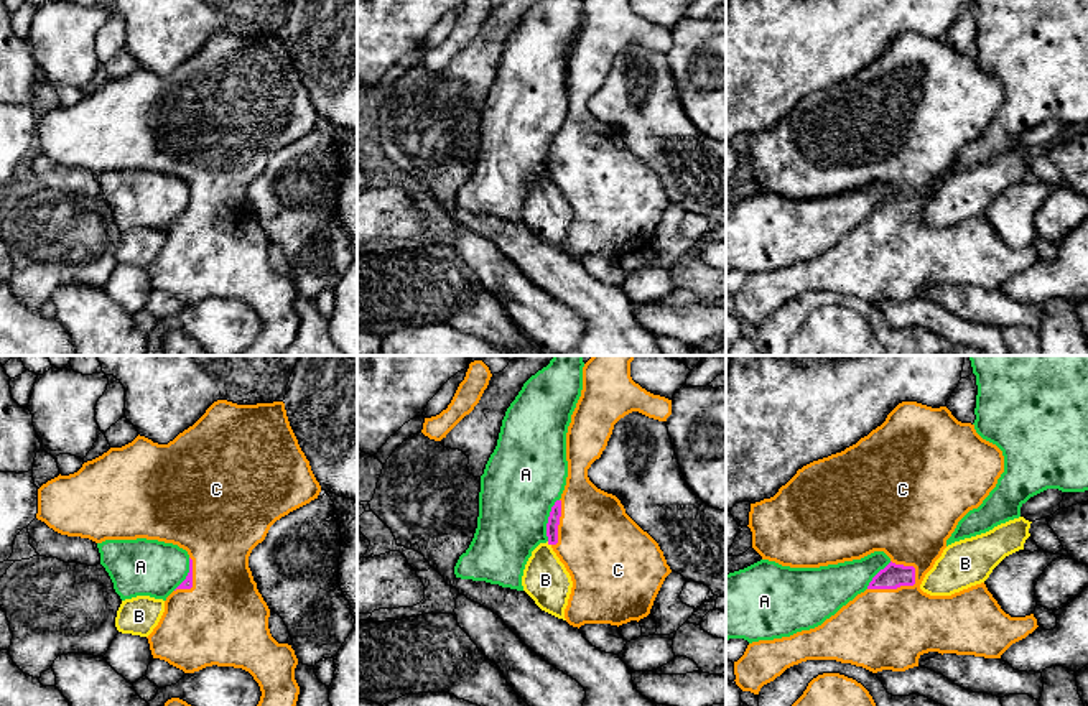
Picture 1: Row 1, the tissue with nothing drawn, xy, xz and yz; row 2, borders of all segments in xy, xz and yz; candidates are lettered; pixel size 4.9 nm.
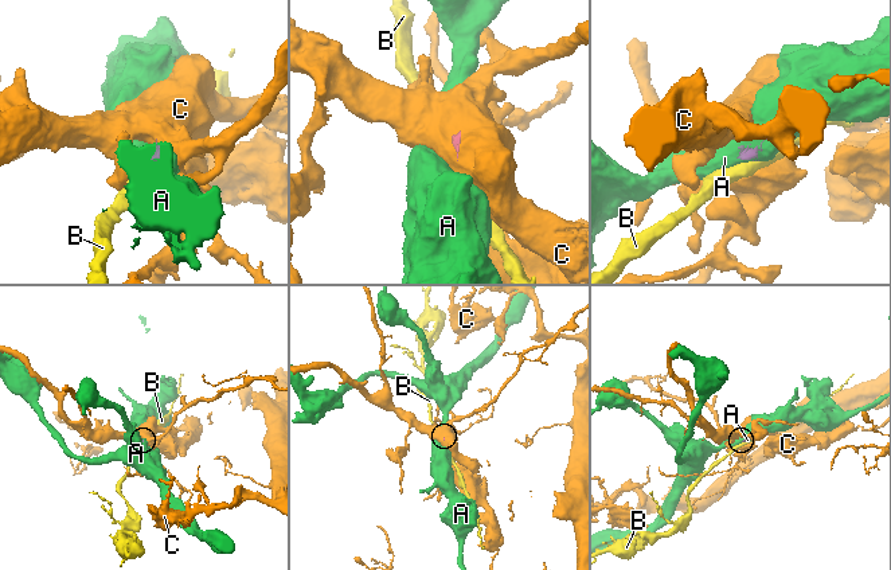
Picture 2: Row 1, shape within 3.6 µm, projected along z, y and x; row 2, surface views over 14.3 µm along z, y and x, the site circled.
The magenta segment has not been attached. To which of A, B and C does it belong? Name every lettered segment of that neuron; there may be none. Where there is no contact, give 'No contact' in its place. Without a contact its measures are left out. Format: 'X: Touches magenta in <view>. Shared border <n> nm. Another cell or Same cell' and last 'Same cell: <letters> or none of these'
A: Touches magenta in xz. Shared border 220 nm. Another cell
B: Touches magenta in xz. Shared border 30 nm. Another cell
C: Touches magenta in yz. Shared border 260 nm. Same cell
Same cell: C

